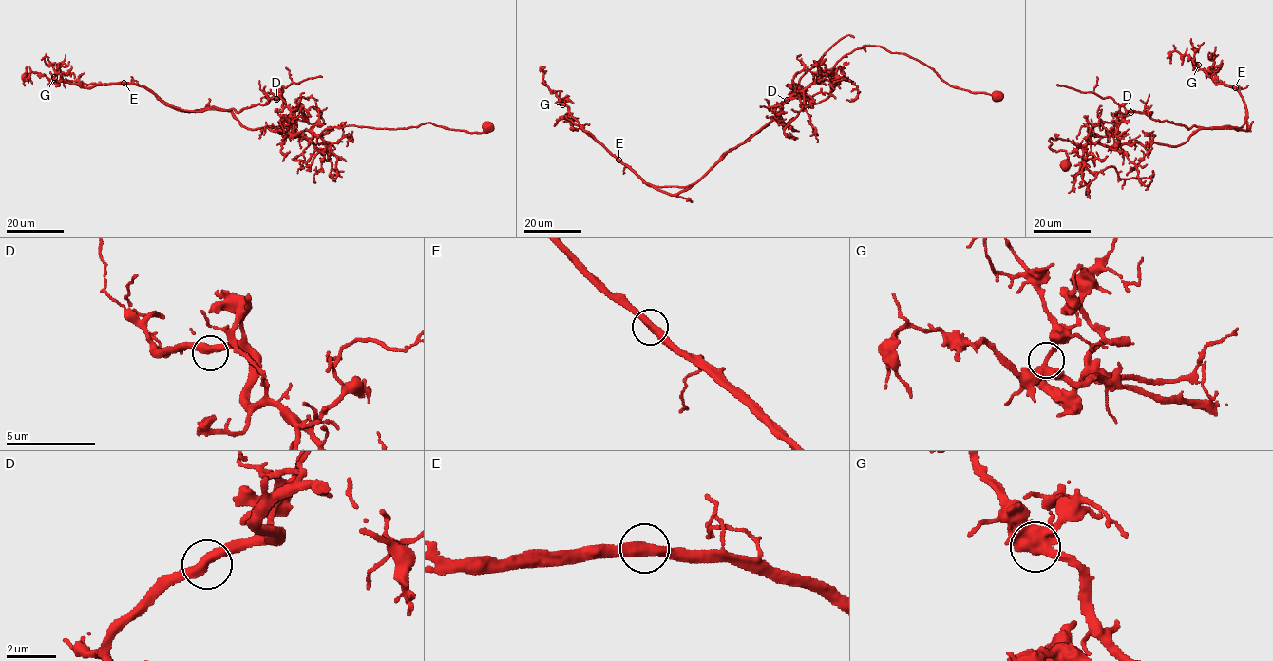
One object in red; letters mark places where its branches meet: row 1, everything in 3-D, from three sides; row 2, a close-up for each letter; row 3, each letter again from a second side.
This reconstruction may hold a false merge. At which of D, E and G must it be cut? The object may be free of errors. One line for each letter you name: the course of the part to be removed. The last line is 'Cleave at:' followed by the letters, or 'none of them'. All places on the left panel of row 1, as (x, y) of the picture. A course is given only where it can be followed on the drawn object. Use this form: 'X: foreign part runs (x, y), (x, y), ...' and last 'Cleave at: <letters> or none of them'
E: foreign part runs (124, 83), (142, 85), (184, 110), (237, 112), (280, 98), (282, 86), (322, 76)
Cleave at: E

